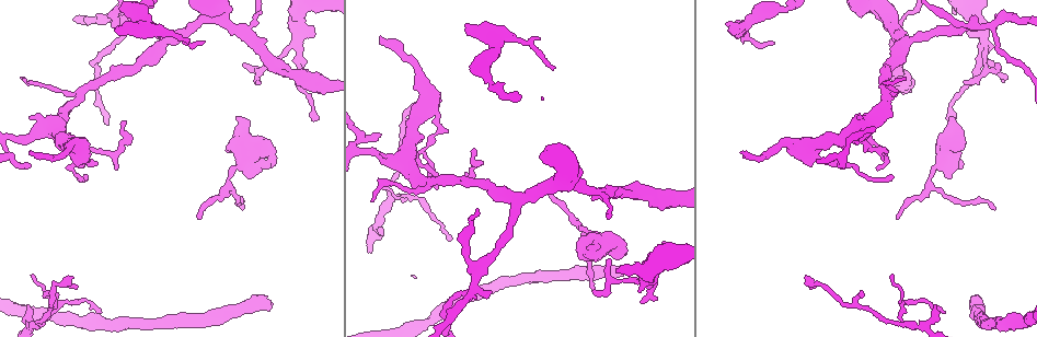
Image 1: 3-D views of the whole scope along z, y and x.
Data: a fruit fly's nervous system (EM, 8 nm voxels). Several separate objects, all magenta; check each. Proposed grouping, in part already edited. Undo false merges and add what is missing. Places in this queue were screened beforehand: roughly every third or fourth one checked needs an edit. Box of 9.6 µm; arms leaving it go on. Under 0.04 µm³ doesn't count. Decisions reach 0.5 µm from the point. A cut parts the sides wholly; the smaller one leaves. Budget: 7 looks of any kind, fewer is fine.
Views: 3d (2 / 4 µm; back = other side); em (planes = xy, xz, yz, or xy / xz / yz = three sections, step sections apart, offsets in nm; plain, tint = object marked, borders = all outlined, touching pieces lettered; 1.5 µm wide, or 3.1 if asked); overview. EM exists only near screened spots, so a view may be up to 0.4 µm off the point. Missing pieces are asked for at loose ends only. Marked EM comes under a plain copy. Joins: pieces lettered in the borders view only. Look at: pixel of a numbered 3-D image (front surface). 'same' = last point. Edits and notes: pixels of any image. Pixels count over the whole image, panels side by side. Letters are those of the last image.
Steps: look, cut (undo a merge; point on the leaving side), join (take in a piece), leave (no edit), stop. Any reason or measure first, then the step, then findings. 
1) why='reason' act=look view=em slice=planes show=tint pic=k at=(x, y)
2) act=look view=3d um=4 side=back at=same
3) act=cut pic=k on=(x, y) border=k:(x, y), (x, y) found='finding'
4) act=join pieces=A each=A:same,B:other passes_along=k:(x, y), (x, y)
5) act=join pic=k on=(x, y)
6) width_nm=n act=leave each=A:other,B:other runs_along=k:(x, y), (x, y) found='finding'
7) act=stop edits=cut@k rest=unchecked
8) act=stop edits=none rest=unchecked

why='branch stops here' act=look view=3d um=2 pic=1 at=(272, 307)

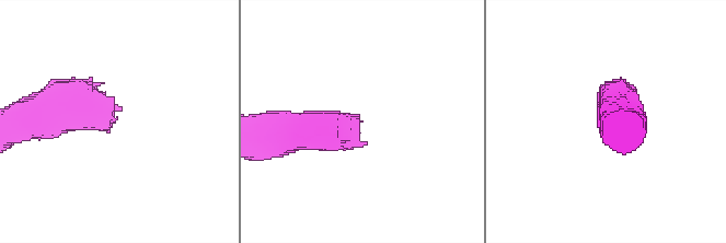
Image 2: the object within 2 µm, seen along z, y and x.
why='shape alone is not enough' act=look view=em slice=planes show=borders pic=2 at=(117, 118)

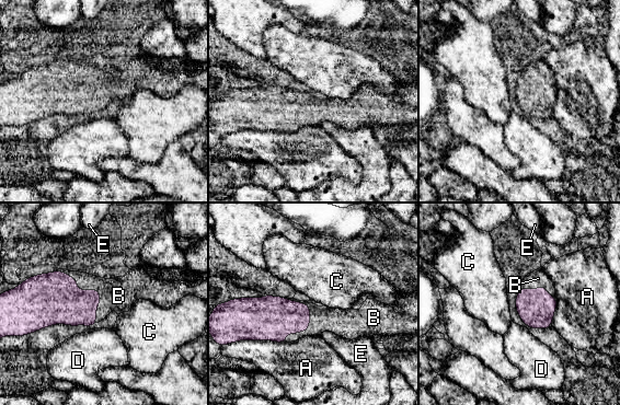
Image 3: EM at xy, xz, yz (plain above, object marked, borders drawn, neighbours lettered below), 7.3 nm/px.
longest_contact=B:480nm act=join pieces=B each=A:other,B:same,C:other,D:other,E:other found='it goes on there'

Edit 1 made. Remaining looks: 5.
act=look view=overview

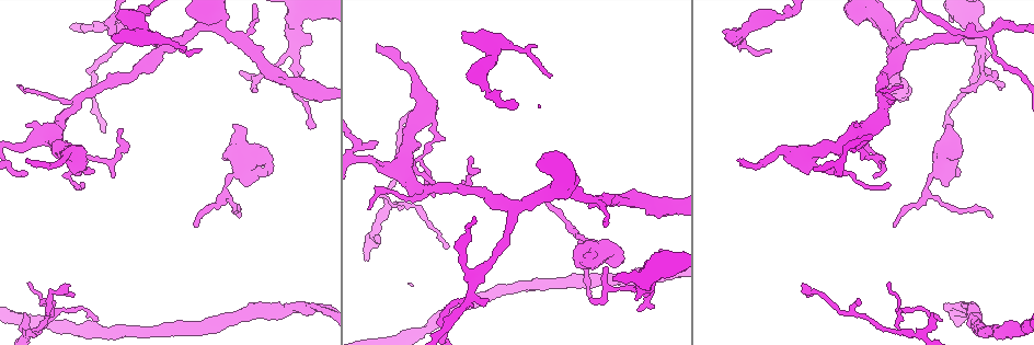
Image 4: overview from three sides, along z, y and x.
why='tapers out' act=look view=3d um=2 pic=4 at=(942, 321)

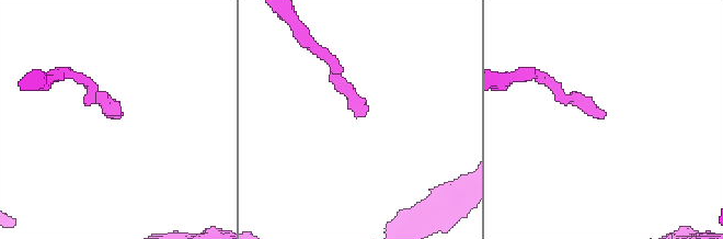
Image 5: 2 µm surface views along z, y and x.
why='shape alone is not enough' act=look view=em slice=planes show=borders pic=5 at=(120, 113)

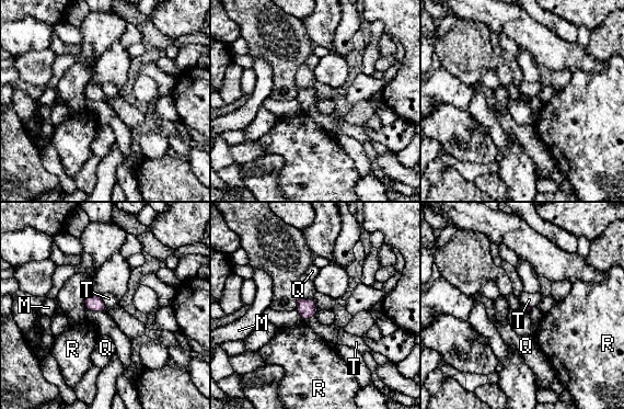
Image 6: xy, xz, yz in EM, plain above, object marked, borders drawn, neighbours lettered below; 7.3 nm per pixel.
act=leave each=M:other,Q:other,R:other,T:other border=6:(101, 296), (107, 307) found='none of them fits'

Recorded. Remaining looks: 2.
why='thin end' act=look view=em slice=planes show=borders pic=4 at=(805, 295)

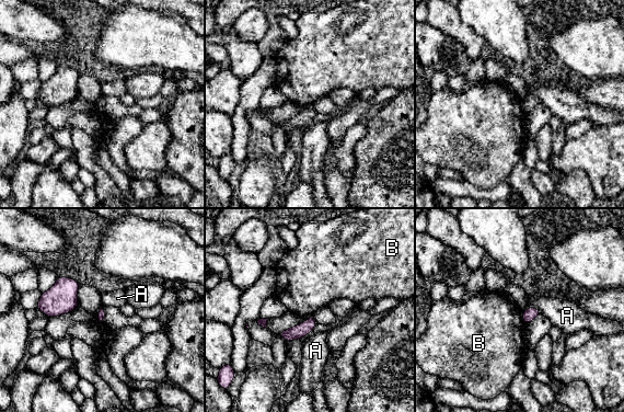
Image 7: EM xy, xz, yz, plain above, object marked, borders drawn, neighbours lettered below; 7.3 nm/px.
act=leave each=A:other,B:other border=7:(521, 312), (523, 323) found='none of them fits'

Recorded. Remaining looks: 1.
act=stop edits=join@3 rest=unchecked

